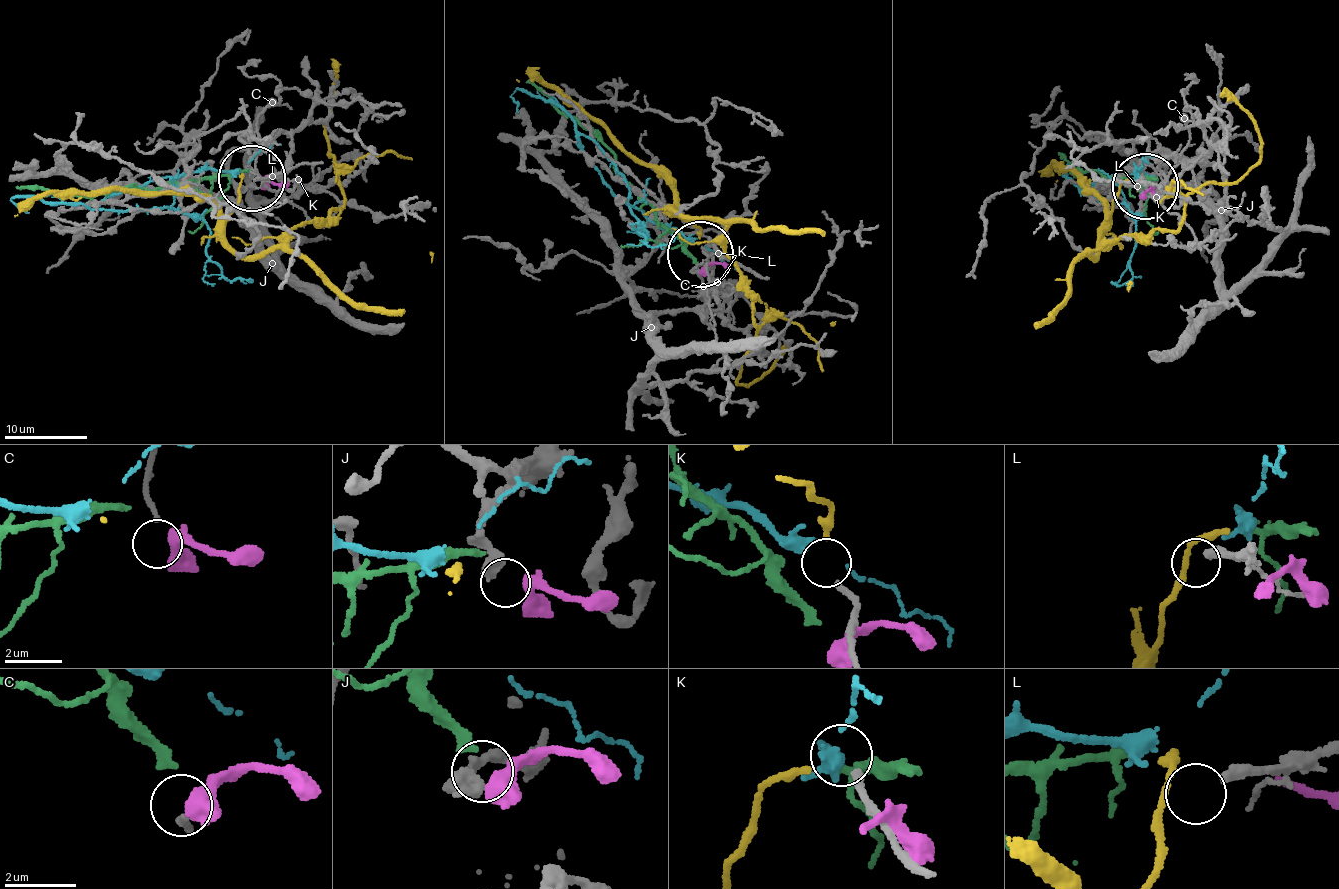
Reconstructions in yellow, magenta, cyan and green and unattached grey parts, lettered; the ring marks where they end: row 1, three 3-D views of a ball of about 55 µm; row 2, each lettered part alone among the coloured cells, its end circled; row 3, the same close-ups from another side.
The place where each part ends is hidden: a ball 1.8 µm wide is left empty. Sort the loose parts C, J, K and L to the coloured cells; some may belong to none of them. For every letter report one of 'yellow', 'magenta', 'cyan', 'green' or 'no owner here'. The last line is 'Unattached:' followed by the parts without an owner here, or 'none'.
C: no owner here
J: magenta
K: cyan
L: no owner here
Unattached: C, L

